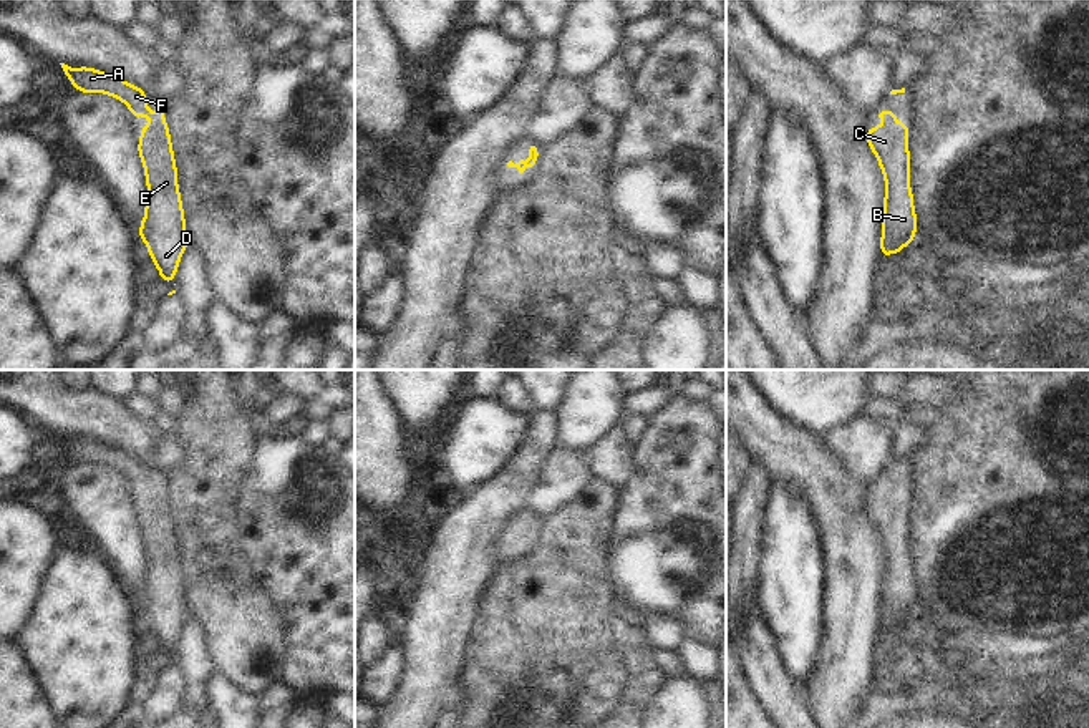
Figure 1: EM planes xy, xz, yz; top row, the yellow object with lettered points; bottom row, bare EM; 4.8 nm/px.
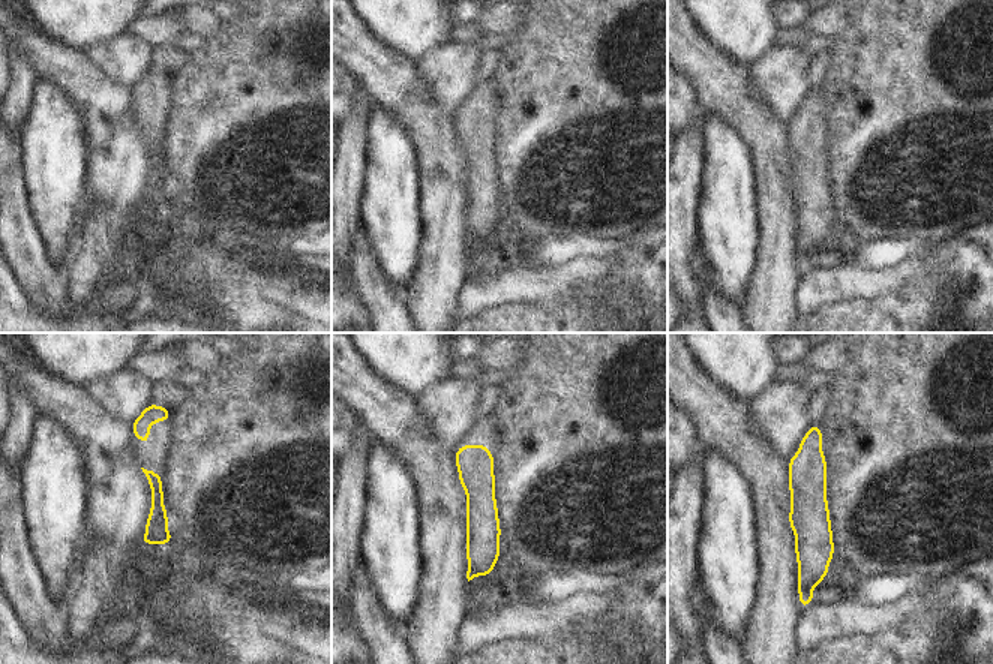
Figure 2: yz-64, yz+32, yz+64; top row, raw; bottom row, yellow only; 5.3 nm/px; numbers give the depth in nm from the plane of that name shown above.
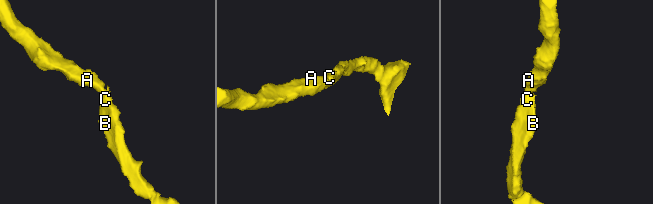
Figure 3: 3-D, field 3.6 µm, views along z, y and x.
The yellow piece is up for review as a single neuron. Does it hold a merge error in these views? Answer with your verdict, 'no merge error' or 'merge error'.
no merge error

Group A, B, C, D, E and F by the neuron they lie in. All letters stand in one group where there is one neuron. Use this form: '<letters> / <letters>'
A B C D E F

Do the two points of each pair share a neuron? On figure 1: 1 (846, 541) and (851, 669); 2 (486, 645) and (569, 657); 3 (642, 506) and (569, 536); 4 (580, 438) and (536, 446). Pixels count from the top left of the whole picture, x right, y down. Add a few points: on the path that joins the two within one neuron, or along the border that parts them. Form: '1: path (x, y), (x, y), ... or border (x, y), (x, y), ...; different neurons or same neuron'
1: path (851, 572), (851, 637); same neuron
2: path (506, 645), (531, 645), (542, 657), (549, 657); same neuron
3: border (619, 491), (619, 506), (605, 556); different neurons
4: border (552, 412), (557, 422), (556, 445); different neurons

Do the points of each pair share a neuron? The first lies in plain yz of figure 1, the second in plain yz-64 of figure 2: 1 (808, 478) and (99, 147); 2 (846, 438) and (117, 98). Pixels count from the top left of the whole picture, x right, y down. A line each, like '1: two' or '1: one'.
1: one
2: two

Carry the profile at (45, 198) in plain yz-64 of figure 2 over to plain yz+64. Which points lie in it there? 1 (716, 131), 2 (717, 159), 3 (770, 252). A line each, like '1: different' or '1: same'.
1: same
2: same
3: different

